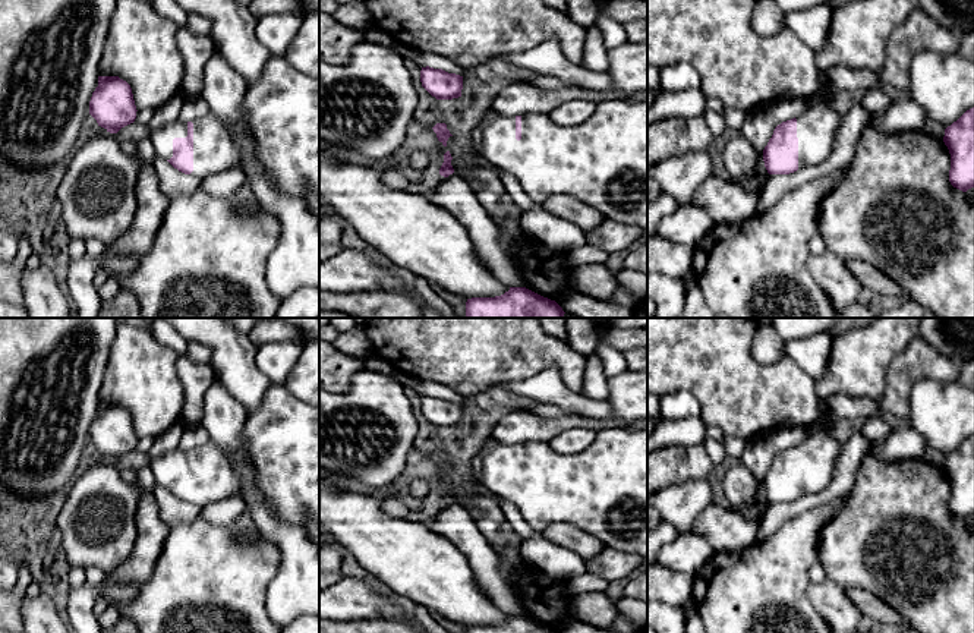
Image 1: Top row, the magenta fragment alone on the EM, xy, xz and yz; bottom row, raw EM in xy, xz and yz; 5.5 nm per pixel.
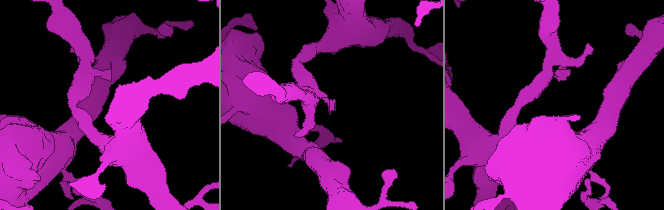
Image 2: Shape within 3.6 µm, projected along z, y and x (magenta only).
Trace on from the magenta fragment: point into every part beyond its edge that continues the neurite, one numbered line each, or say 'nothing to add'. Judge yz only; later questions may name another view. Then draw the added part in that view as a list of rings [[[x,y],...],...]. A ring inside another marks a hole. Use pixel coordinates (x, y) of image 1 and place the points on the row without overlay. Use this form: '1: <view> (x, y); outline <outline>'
1: yz (816, 454); outline [[[820,432],[808,435],[795,447],[798,497],[825,489],[833,476],[835,462],[841,456],[844,444],[838,443],[832,434]]]

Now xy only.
1: xy (214, 478); outline [[[211,440],[193,451],[193,500],[190,504],[202,508],[204,506],[224,500],[227,497],[242,497],[246,503],[243,494],[243,486],[239,473],[234,470],[228,454],[214,444]]]

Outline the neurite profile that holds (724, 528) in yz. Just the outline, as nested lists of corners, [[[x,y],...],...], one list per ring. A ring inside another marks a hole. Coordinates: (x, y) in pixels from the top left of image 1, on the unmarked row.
[[[715,503],[705,507],[693,523],[693,533],[706,539],[718,552],[743,551],[756,542],[759,523],[741,517],[732,507],[721,507]]]

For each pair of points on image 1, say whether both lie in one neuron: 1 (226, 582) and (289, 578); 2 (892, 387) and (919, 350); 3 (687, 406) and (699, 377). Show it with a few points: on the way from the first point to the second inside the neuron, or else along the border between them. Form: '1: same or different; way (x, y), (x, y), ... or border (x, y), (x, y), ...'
1: different; border (271, 544), (279, 563), (267, 592), (267, 613)
2: same; way (900, 378), (917, 359)
3: different; border (662, 394), (687, 390), (697, 400), (700, 416)

